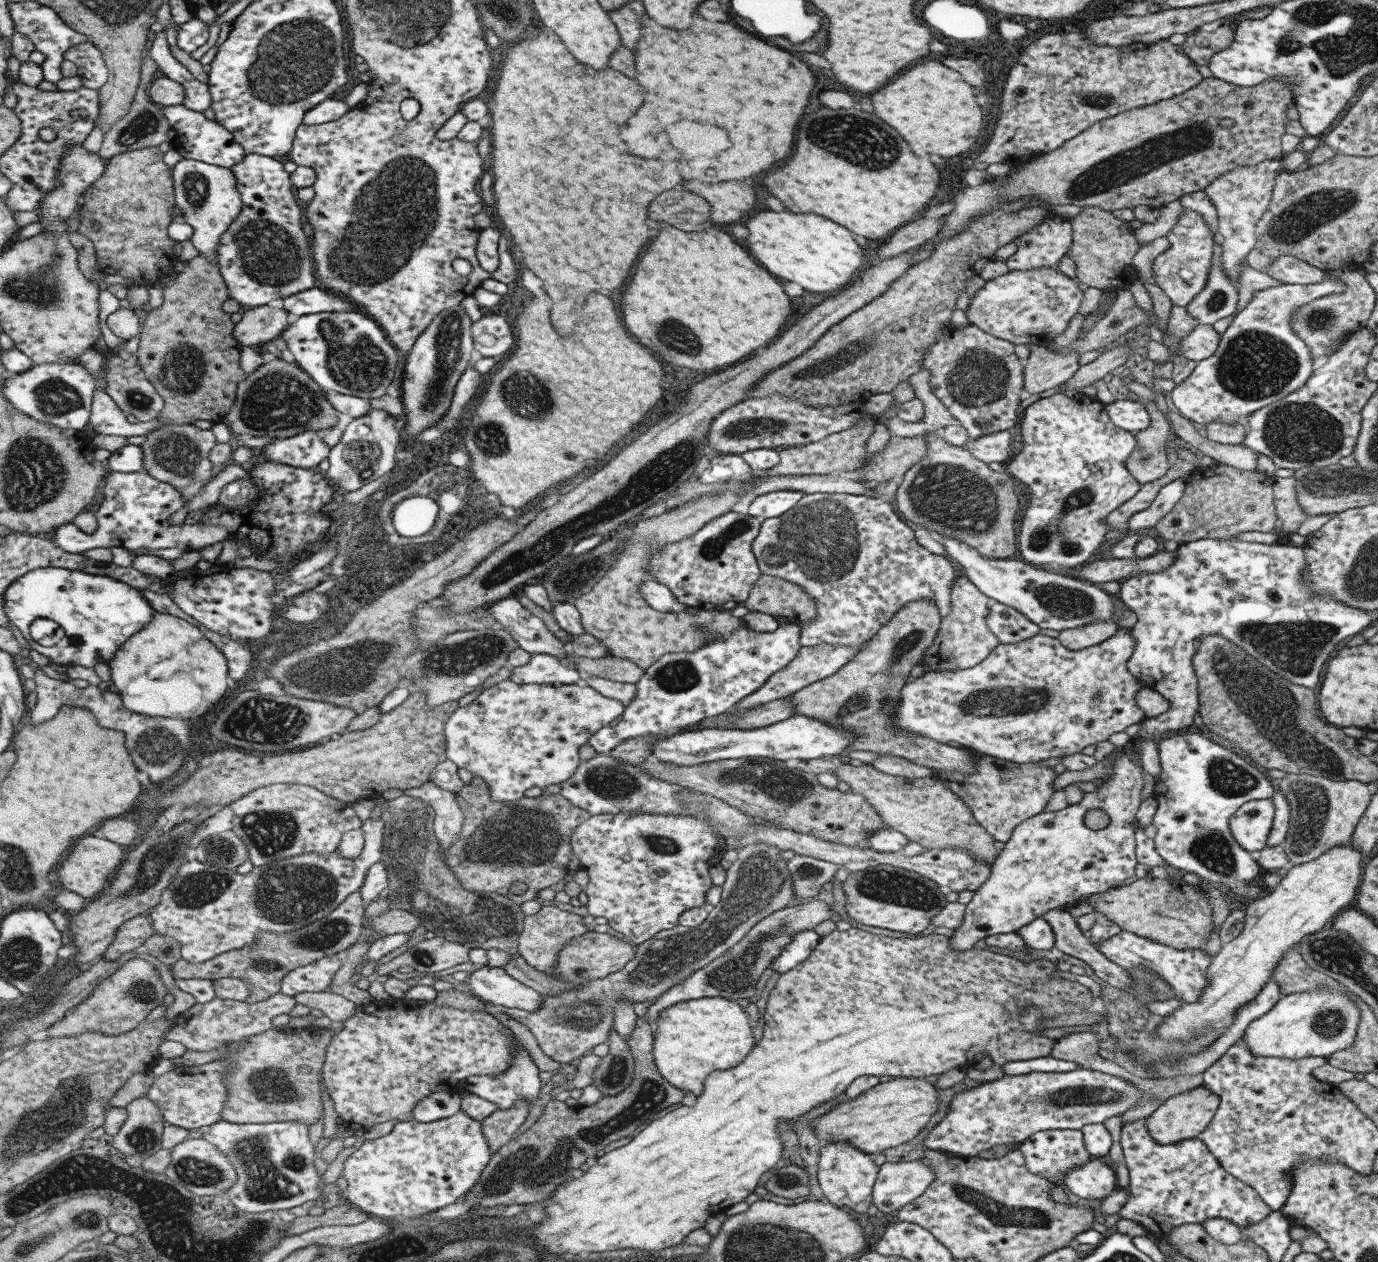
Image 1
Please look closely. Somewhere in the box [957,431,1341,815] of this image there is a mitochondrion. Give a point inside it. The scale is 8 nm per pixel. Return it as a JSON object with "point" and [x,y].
{"point":[1295,648]}

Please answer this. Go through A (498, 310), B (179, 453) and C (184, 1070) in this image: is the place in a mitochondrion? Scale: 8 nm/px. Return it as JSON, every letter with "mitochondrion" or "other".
{"A":"other","B":"mitochondrion","C":"other"}

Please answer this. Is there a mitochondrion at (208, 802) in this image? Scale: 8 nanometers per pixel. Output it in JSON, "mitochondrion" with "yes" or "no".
{"mitochondrion":"no"}

